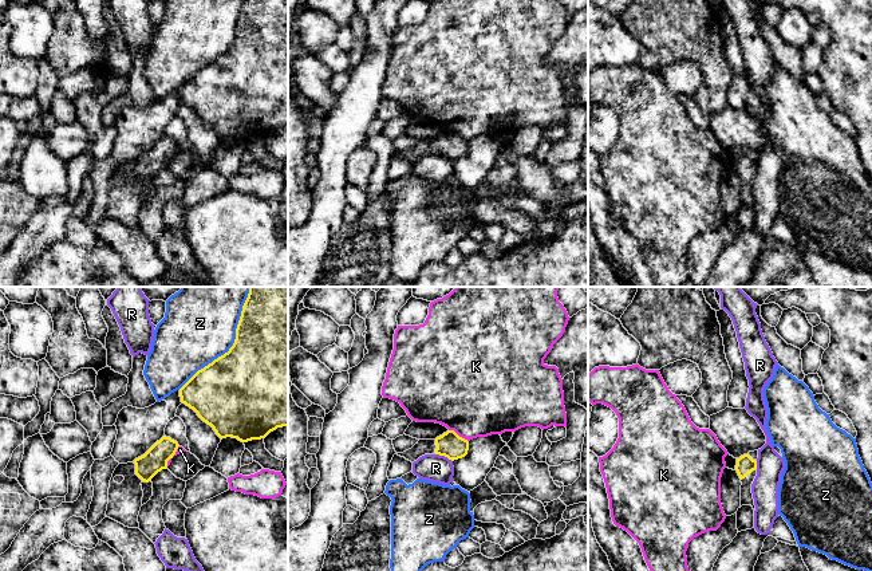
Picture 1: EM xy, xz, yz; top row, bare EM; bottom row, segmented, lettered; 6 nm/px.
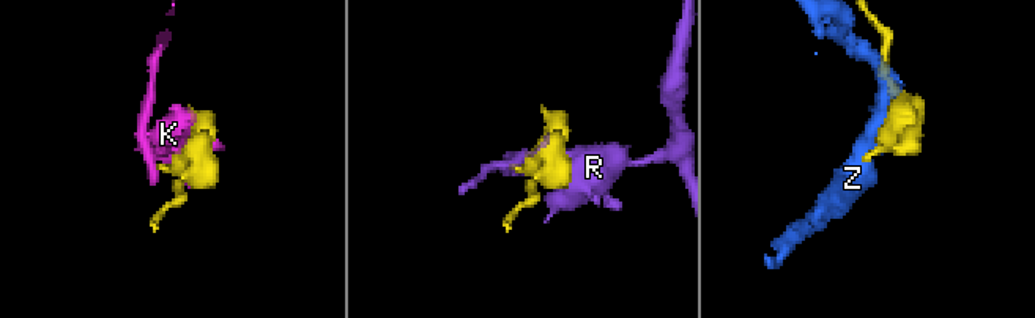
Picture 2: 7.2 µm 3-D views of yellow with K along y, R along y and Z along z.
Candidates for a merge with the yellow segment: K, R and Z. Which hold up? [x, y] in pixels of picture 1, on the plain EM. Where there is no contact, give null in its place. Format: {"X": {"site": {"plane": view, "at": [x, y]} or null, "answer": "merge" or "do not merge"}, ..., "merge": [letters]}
{"K": {"site": {"plane": "xz", "at": [457, 134]}, "answer": "do not merge"}, "R": {"site": {"plane": "xz", "at": [444, 154]}, "answer": "do not merge"}, "Z": {"site": {"plane": "xy", "at": [229, 50]}, "answer": "do not merge"}, "merge": []}

